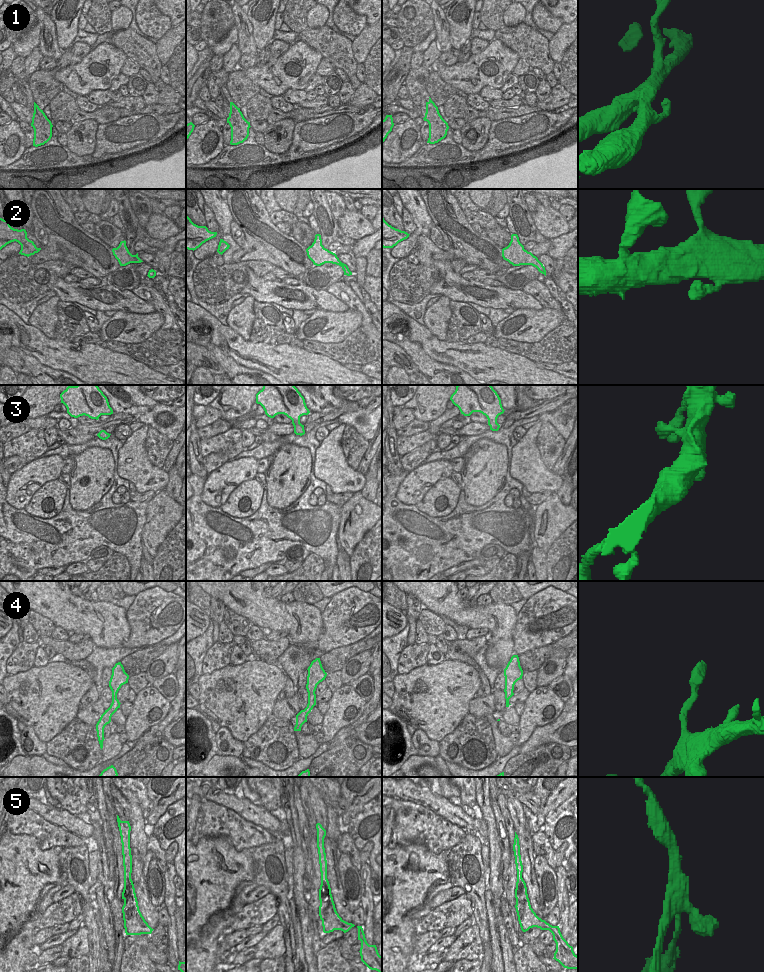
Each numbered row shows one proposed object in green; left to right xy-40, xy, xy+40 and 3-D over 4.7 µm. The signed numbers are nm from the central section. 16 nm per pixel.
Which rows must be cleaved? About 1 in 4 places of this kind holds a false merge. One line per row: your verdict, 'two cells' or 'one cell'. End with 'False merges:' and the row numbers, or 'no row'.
1: two cells
2: one cell
3: one cell
4: one cell
5: one cell
False merges: 1

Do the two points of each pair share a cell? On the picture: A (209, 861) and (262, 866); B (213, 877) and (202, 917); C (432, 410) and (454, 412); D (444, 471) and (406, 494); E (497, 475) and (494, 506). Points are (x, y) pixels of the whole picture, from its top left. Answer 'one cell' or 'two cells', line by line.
A: two cells
B: one cell
C: two cells
D: one cell
E: two cells

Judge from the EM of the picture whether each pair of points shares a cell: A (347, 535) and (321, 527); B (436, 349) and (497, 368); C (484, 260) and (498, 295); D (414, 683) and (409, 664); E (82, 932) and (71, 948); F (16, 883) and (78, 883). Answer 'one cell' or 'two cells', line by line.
A: two cells
B: one cell
C: two cells
D: two cells
E: one cell
F: two cells

